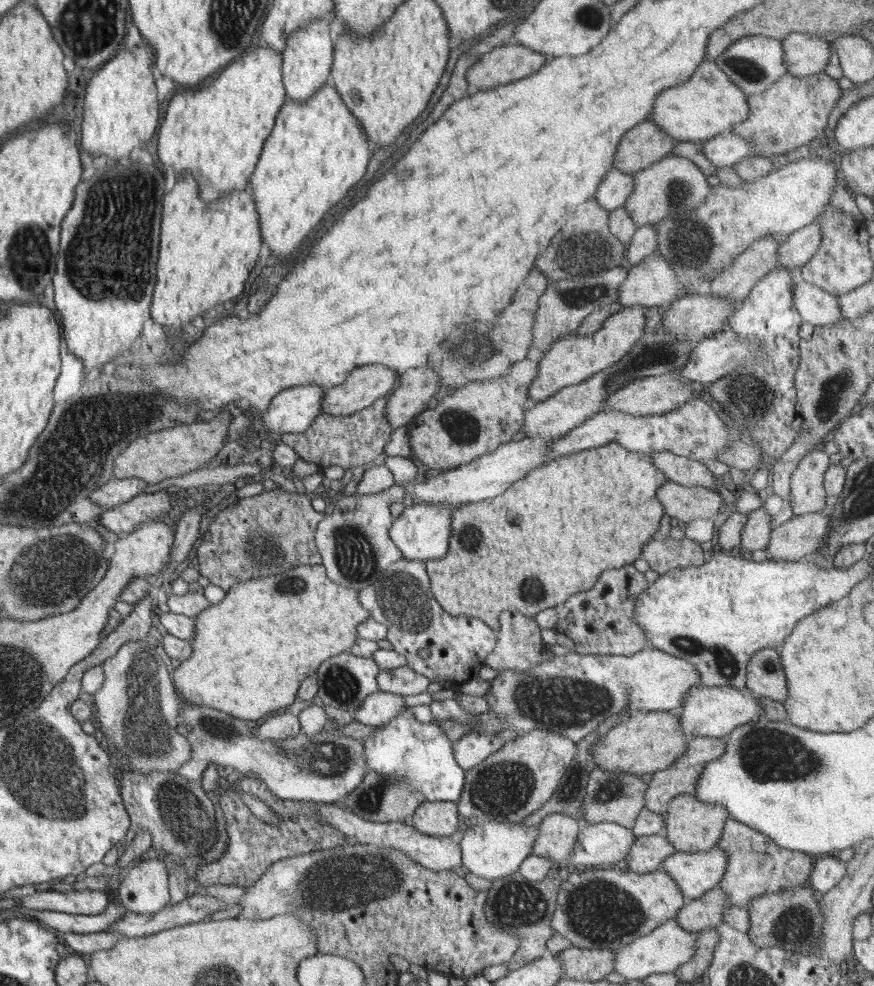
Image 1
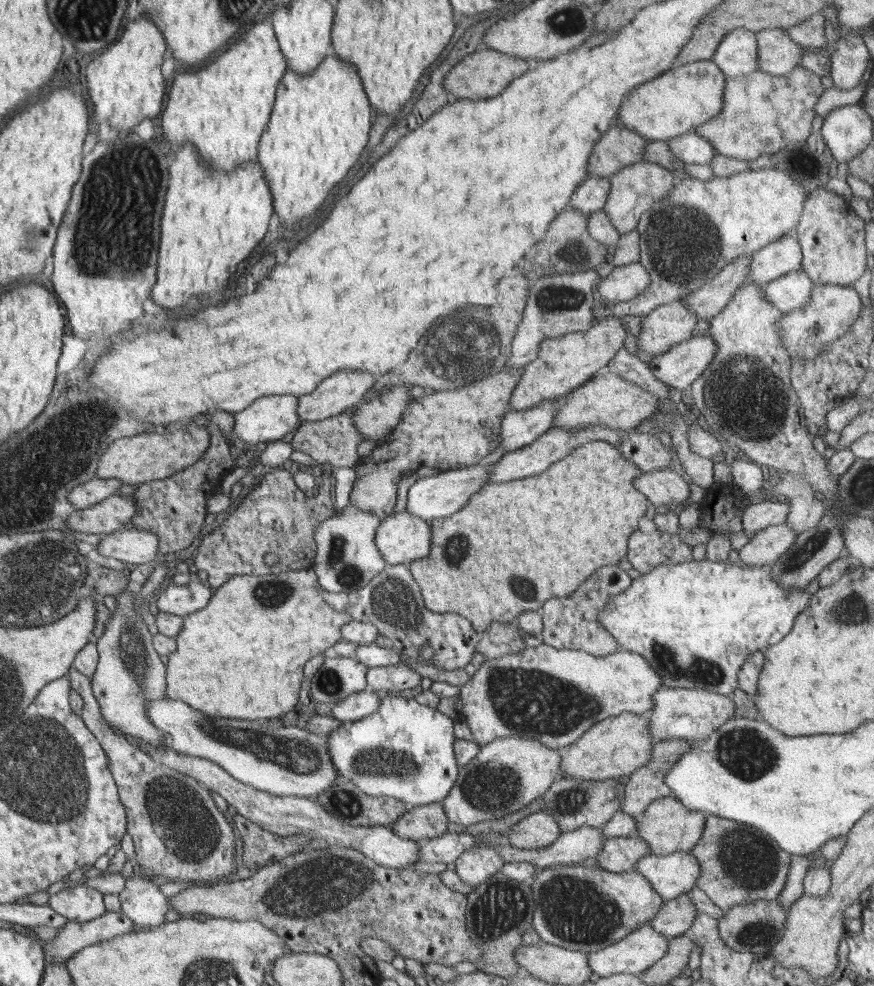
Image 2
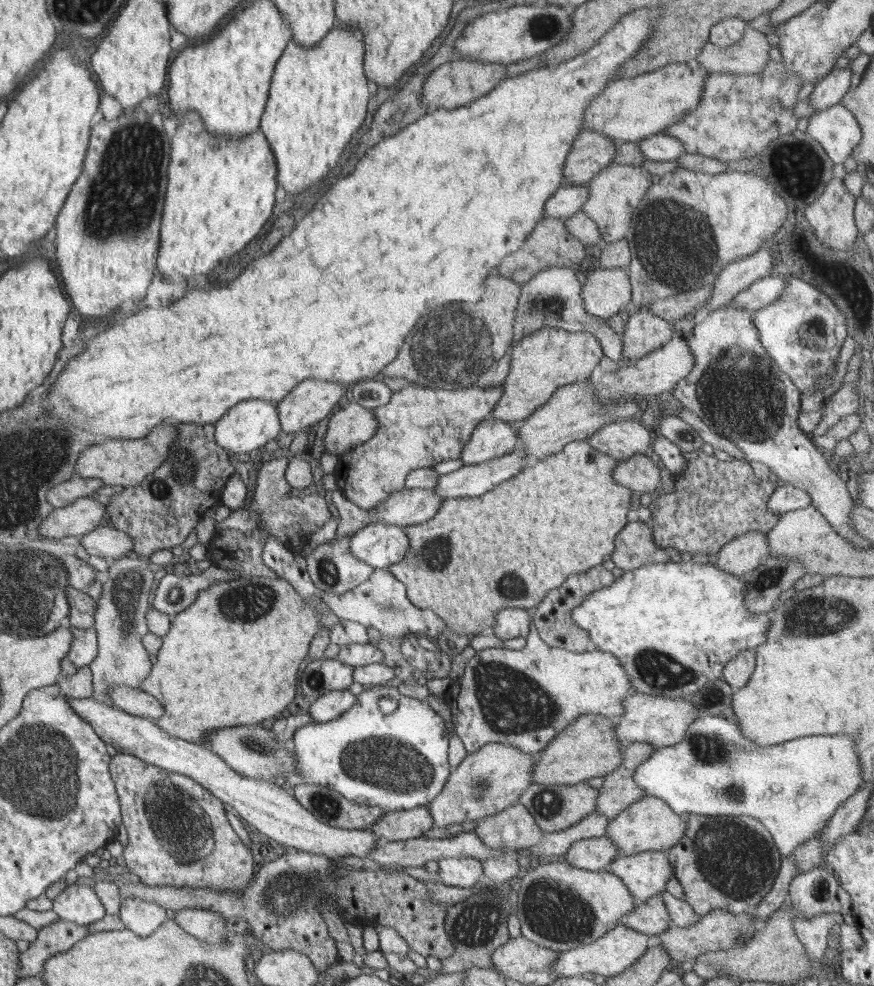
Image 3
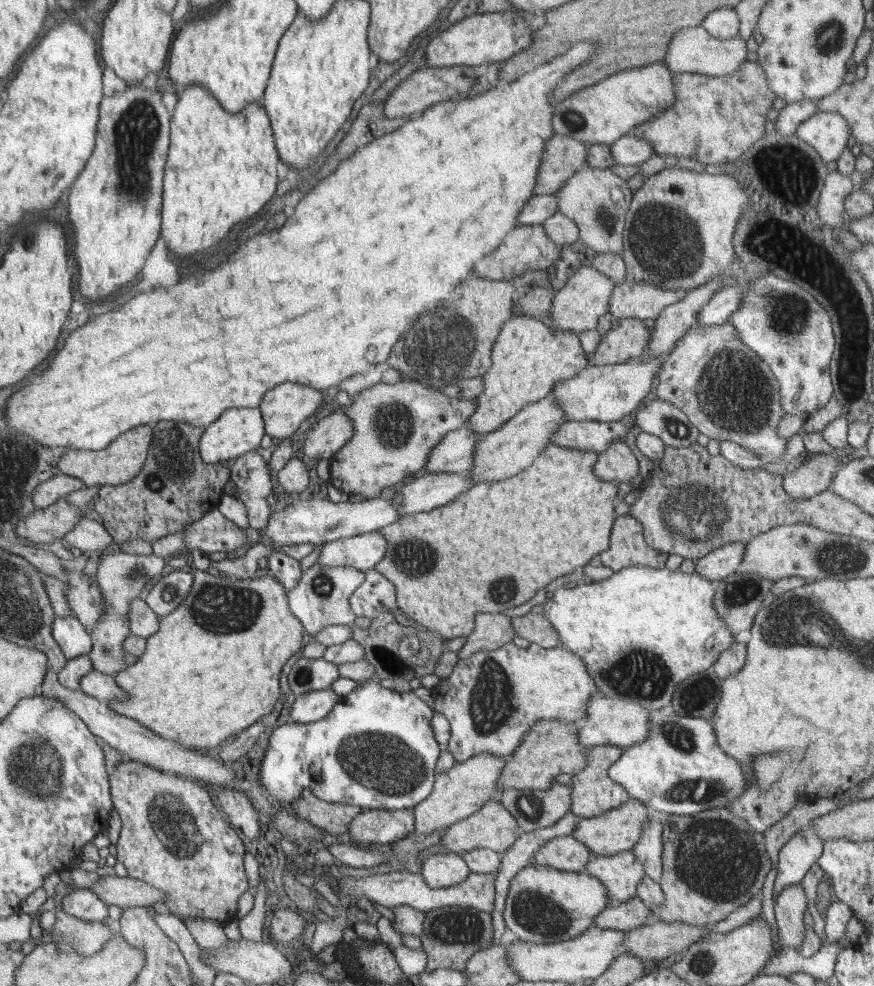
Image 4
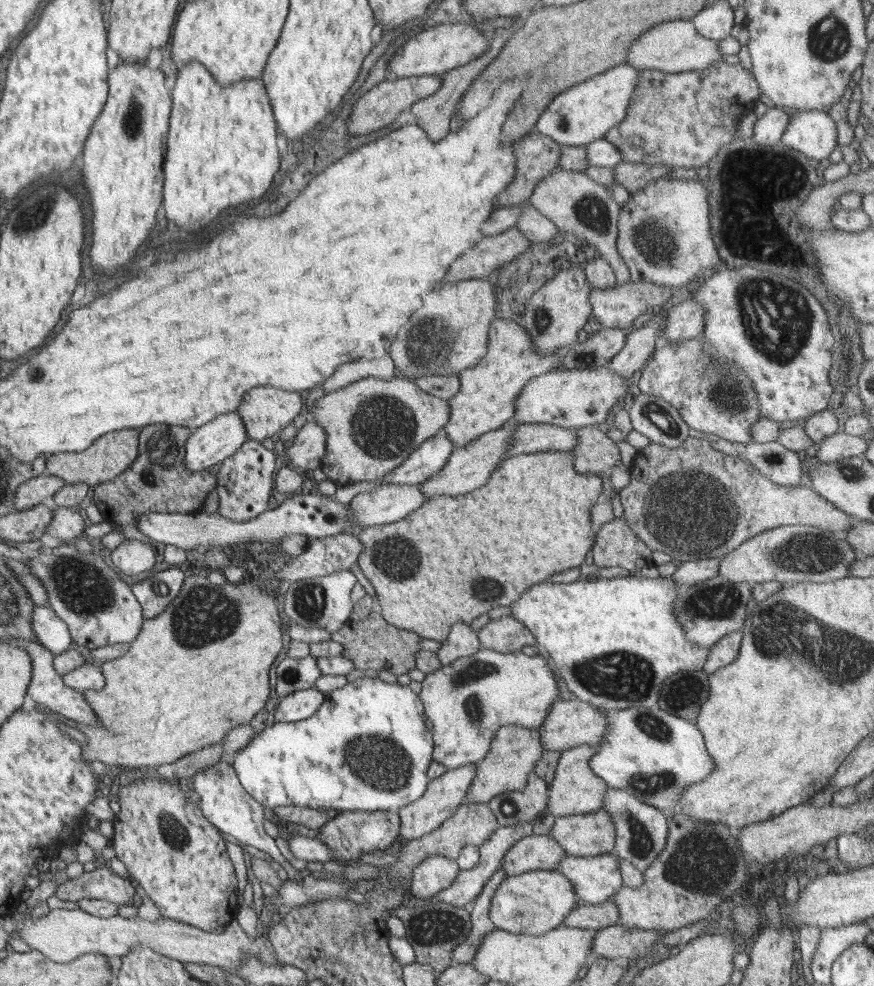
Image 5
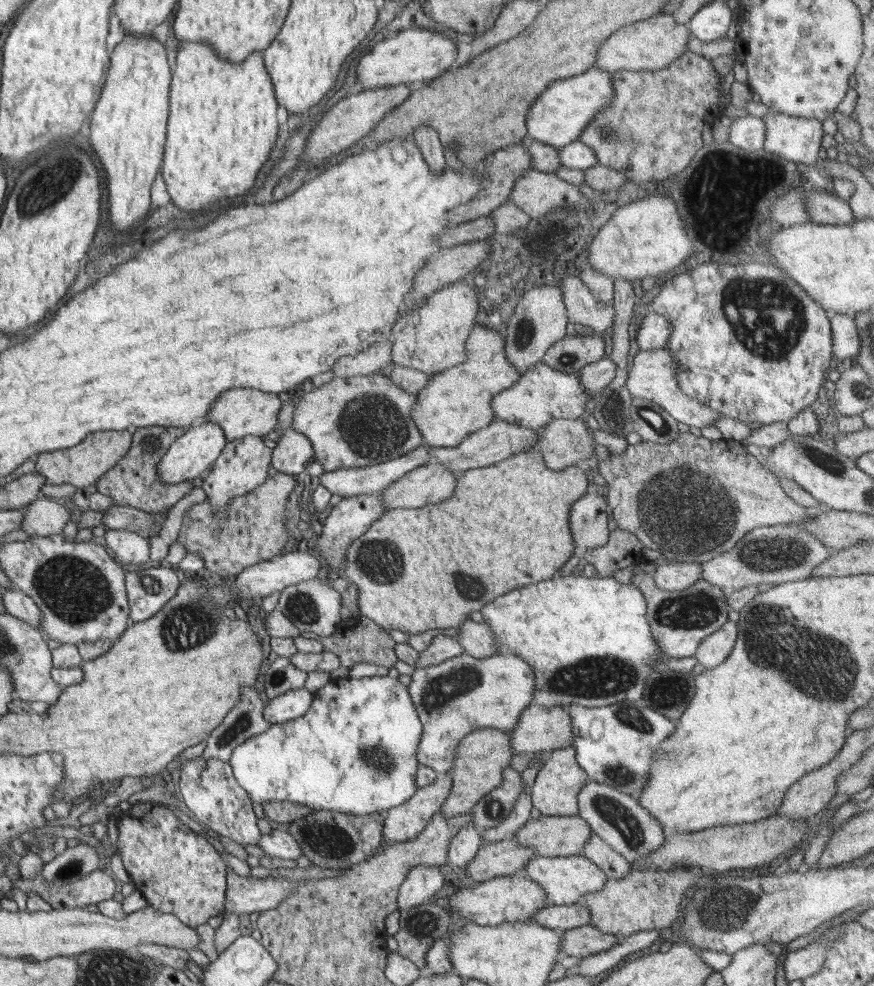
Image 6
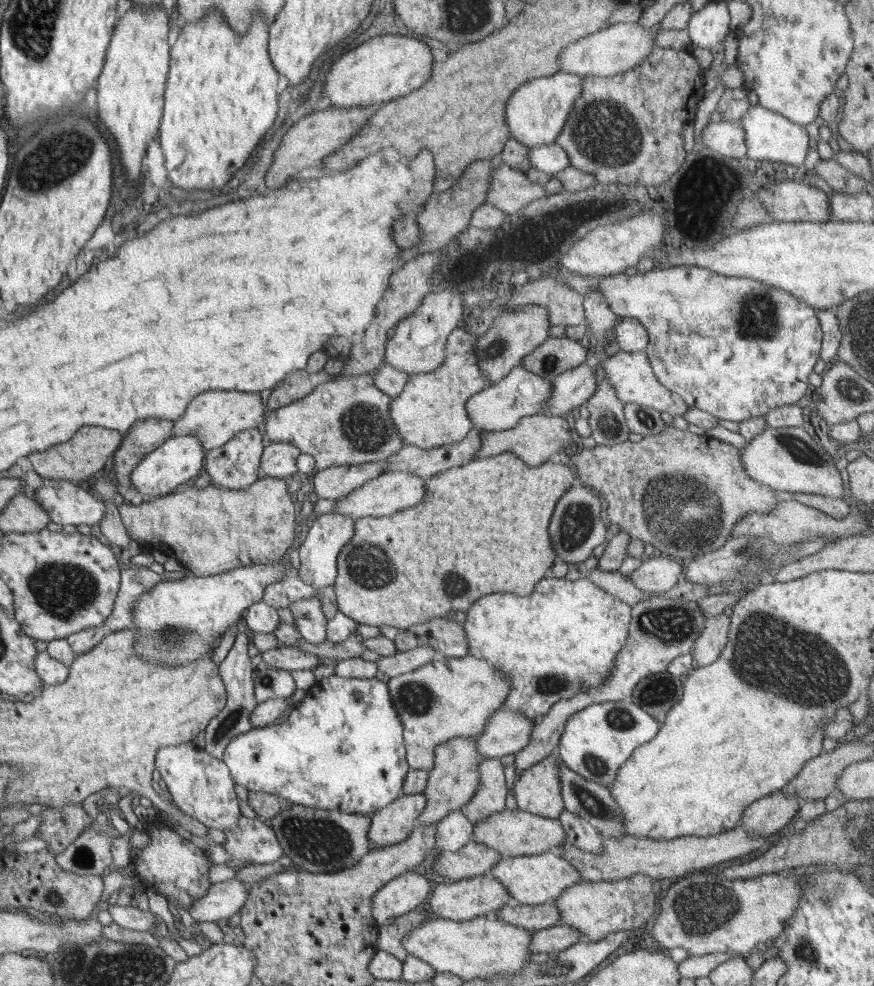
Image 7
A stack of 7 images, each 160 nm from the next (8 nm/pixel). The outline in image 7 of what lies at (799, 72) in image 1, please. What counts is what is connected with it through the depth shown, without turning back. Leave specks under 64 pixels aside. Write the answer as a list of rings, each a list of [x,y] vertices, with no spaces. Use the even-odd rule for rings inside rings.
[[[619,22],[607,26],[565,46],[559,56],[560,71],[577,74],[582,78],[588,75],[602,78],[632,70],[642,64],[655,49],[654,38],[660,29],[660,23],[650,28],[645,28],[638,22]]]

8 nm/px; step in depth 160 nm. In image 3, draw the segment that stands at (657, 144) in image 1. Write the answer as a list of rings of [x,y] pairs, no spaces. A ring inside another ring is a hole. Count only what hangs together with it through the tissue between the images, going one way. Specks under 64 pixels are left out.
[[[586,130],[577,135],[563,168],[565,184],[586,184],[602,169],[614,164],[616,143],[606,137]]]

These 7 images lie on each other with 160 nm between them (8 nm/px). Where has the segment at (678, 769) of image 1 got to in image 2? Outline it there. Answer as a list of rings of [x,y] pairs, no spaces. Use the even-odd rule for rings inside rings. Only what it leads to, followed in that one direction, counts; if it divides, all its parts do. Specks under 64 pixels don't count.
[[[686,740],[656,741],[648,764],[629,775],[624,785],[621,811],[636,817],[643,814],[647,806],[658,798],[672,796],[671,788],[665,783],[665,774],[690,750],[694,742]]]

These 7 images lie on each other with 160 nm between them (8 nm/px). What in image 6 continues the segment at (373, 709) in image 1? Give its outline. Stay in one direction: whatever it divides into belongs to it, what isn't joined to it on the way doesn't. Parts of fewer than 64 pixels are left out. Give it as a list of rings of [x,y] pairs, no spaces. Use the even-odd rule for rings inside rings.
[[[305,687],[290,690],[270,699],[262,716],[272,725],[302,717],[309,713],[315,699],[316,696]]]

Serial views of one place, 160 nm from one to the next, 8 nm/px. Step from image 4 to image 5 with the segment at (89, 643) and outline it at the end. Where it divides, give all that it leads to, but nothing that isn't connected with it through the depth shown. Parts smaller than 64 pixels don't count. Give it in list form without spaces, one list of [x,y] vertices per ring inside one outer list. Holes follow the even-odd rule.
[[[34,607],[33,630],[37,635],[36,641],[53,651],[55,656],[70,649],[73,640],[68,626],[52,607]]]

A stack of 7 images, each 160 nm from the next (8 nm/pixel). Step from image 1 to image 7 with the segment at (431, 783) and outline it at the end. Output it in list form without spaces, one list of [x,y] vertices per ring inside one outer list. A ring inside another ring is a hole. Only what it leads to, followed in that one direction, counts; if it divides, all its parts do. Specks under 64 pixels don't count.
[[[330,675],[314,683],[314,692],[294,706],[288,720],[252,728],[236,736],[227,744],[222,759],[237,783],[249,791],[265,792],[316,809],[371,816],[404,794],[405,778],[410,769],[404,734],[405,726],[390,695],[388,682],[376,677],[359,679]]]

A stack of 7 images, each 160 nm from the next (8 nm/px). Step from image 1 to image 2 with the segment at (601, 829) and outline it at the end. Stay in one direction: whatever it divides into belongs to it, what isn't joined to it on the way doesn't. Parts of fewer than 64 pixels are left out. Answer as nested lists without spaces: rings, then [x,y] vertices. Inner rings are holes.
[[[581,826],[561,833],[554,843],[544,849],[522,850],[506,844],[494,845],[506,863],[529,862],[538,870],[554,865],[577,865],[590,863],[598,856],[607,840],[599,828]]]

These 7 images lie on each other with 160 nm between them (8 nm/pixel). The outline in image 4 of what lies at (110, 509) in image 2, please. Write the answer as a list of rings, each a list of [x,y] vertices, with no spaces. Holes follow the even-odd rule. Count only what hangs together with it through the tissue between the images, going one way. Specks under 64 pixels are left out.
[[[60,499],[46,508],[37,507],[29,517],[19,522],[15,533],[35,543],[52,544],[58,538],[64,538],[83,517],[82,507]]]

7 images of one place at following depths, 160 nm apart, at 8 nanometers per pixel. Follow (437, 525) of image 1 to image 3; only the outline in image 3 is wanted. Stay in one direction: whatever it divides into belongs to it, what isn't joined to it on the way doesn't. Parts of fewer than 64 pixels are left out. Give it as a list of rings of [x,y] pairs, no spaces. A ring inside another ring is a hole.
[[[370,523],[352,536],[350,552],[374,569],[390,568],[409,553],[410,539],[403,526]]]

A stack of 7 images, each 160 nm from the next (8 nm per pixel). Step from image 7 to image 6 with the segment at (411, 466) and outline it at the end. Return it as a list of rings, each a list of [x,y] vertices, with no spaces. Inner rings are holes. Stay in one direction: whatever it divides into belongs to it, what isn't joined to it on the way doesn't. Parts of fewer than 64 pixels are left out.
[[[494,419],[490,426],[478,429],[476,432],[469,434],[460,445],[452,447],[433,447],[431,450],[432,463],[445,464],[449,469],[456,472],[464,472],[470,469],[490,466],[493,463],[500,462],[510,458],[513,454],[519,452],[532,451],[533,444],[537,442],[539,432],[533,431],[528,427],[521,427],[516,424],[511,425],[509,422]]]

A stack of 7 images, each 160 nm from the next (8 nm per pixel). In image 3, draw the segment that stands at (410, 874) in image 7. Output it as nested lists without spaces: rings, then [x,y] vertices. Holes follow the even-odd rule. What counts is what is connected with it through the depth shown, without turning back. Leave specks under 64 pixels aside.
[[[444,857],[438,860],[441,883],[446,886],[472,888],[484,883],[483,864],[472,857]]]

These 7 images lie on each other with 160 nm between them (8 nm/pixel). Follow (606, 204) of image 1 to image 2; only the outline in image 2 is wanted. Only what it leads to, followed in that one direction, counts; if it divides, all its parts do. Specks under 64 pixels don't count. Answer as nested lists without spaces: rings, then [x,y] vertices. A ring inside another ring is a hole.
[[[590,177],[582,182],[571,196],[568,208],[580,210],[582,214],[602,211],[611,189],[609,177]]]

